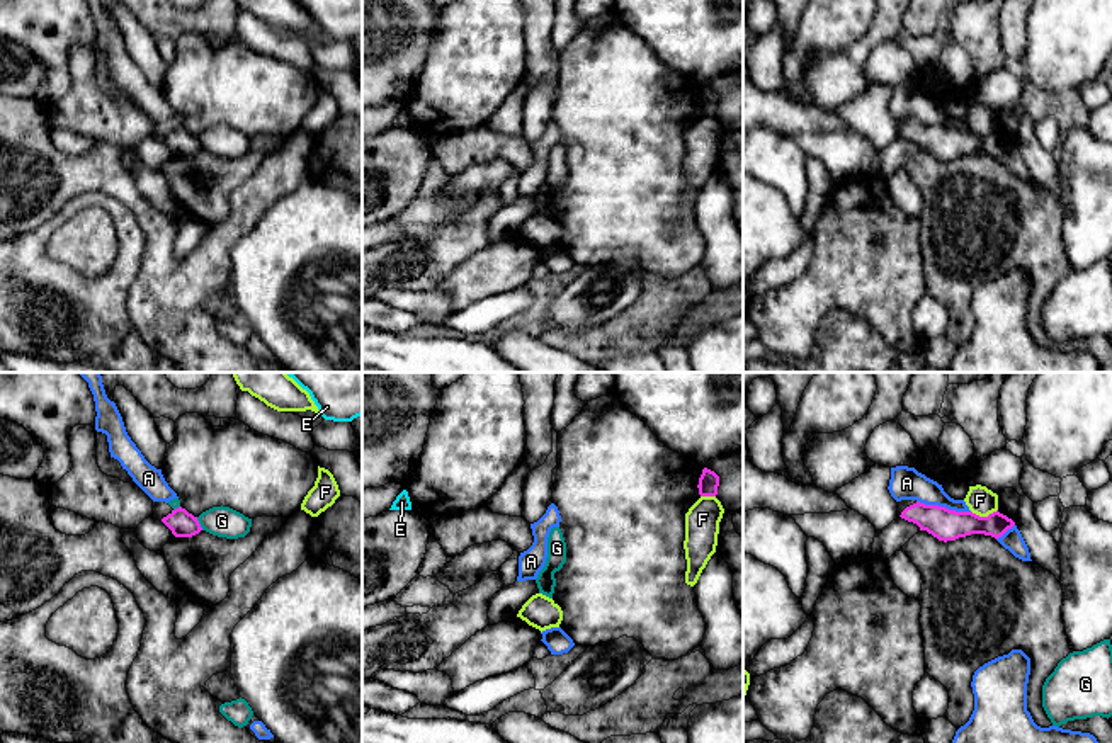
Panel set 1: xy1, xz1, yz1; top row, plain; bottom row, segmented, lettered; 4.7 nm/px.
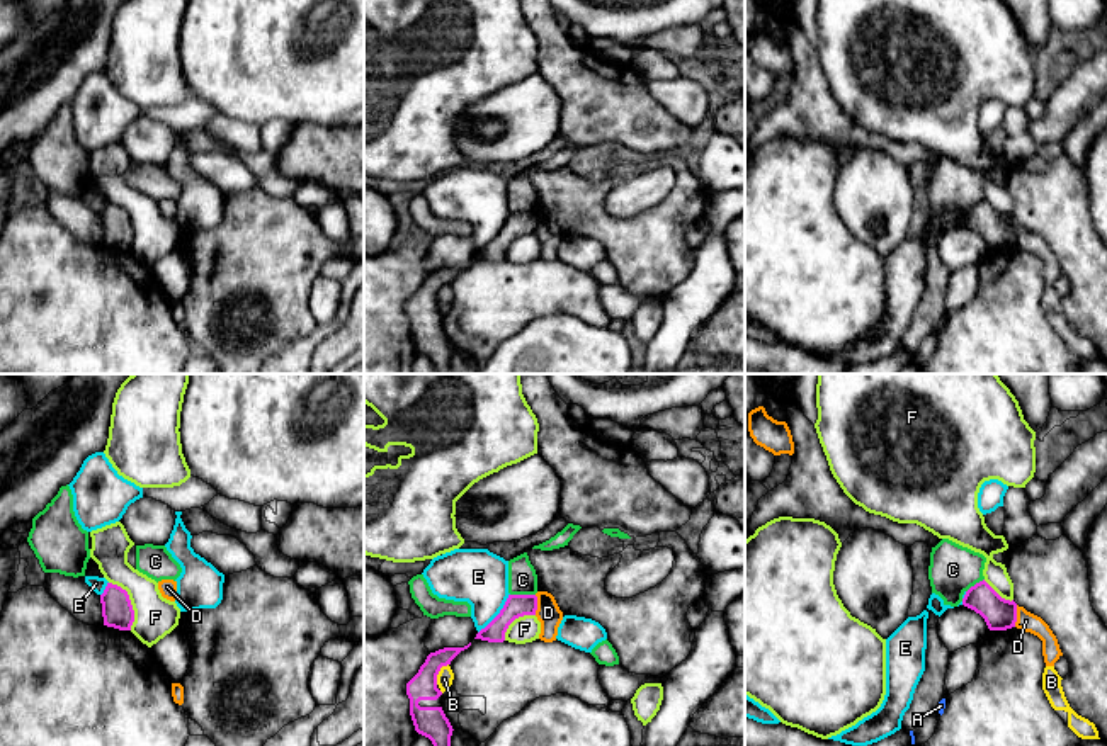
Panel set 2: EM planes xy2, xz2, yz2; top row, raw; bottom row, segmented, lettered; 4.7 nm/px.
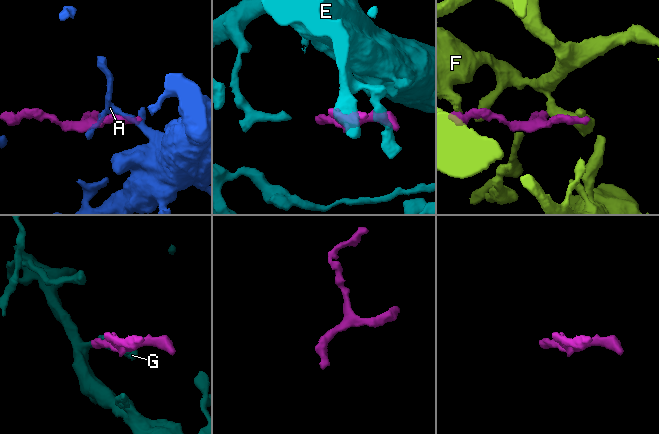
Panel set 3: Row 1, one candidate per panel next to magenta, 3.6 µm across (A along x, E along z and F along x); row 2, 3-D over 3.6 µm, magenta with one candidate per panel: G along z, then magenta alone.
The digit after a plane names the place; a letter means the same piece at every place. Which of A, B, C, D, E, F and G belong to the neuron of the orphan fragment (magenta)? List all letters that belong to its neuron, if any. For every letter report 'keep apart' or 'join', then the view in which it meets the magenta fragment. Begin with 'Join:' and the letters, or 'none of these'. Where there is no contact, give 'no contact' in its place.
Join: none of these
A: keep apart; meets magenta in yz1
B: keep apart; meets magenta in xz2
C: keep apart; meets magenta in xz2
D: keep apart; meets magenta in yz2
E: keep apart; meets magenta in xz2
F: keep apart; meets magenta in xy2
G: keep apart; meets magenta in xy1

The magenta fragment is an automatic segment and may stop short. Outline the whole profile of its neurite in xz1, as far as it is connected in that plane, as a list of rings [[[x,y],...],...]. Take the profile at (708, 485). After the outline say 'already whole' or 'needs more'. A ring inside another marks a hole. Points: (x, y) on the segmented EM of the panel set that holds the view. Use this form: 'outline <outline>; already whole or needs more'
outline [[[704,468],[702,474],[699,478],[699,485],[697,485],[699,495],[701,496],[716,496],[718,486],[719,486],[719,476],[714,471]]]; already whole

